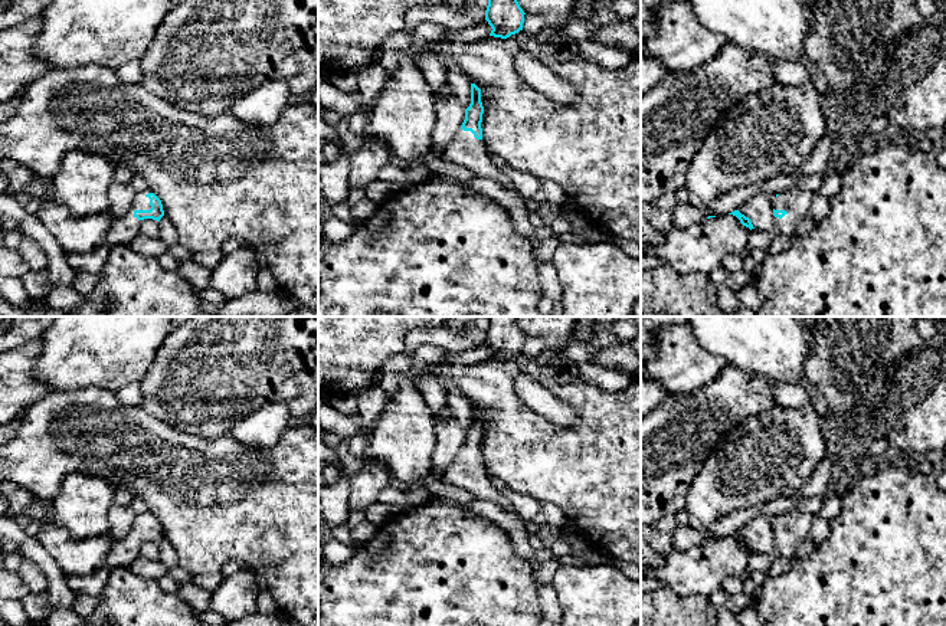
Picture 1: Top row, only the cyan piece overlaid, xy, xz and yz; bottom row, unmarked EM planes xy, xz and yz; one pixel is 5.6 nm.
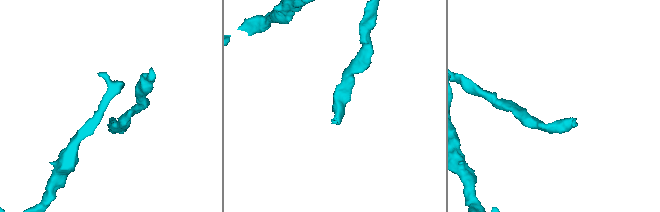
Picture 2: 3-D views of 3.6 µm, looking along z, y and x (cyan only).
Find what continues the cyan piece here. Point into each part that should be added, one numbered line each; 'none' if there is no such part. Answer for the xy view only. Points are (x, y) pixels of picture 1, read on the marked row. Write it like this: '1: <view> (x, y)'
1: xy (140, 202)

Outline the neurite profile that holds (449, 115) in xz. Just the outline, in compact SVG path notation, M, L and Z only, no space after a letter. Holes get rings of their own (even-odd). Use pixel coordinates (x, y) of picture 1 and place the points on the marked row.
M448 83L439 94L433 94L436 121L432 130L432 148L446 150L465 119L465 109L459 105Z

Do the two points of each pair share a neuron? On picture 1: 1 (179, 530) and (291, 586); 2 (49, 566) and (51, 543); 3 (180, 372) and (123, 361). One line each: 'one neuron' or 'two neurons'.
1: one neuron
2: two neurons
3: two neurons

